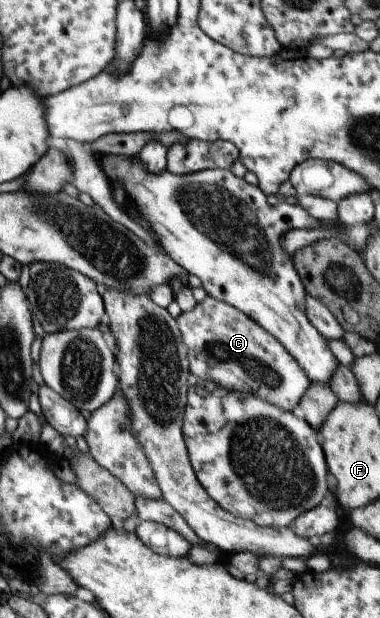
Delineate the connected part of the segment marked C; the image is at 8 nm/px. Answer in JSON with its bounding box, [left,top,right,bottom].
[175,296,310,411]

